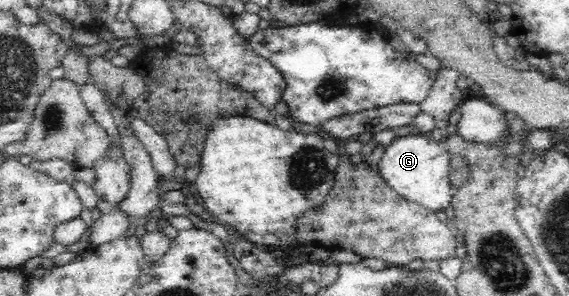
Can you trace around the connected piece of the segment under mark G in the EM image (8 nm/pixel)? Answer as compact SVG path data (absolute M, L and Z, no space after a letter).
M413 132L396 137L385 148L378 168L385 183L400 197L420 203L433 212L443 212L449 207L456 191L450 181L450 155L441 147L441 142L434 140L430 135Z

